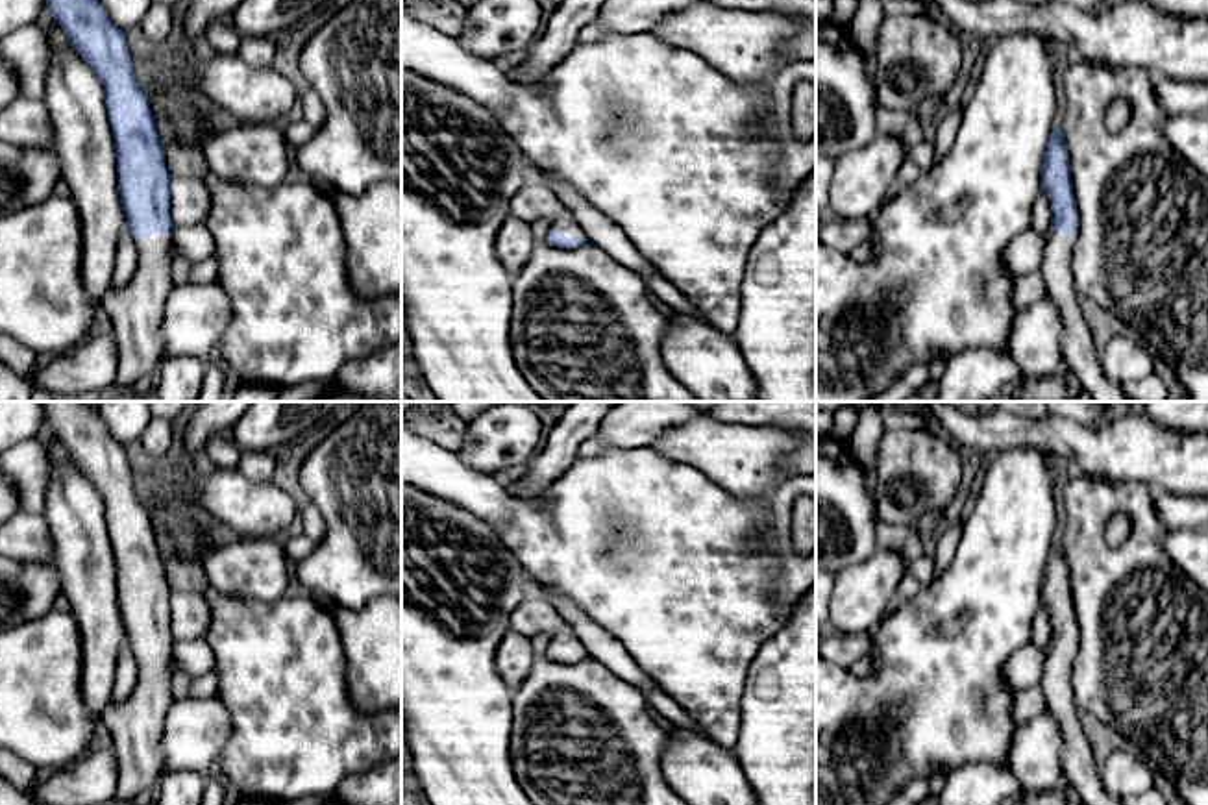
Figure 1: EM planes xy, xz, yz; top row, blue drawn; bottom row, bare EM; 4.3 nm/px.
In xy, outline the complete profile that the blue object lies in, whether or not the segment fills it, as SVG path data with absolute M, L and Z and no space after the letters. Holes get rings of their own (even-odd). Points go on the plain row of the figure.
M100 402L43 403L52 433L104 500L118 609L139 675L131 696L122 703L111 698L100 722L111 735L118 768L113 805L129 805L139 792L155 792L166 774L161 737L174 703L170 588L155 531L135 492L126 448L100 418Z

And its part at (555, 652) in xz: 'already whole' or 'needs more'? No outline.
needs more

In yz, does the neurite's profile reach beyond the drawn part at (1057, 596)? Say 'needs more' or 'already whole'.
needs more

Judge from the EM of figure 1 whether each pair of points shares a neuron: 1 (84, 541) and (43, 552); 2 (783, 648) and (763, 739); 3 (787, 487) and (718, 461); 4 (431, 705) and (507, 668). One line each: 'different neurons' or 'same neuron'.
1: different neurons
2: same neuron
3: same neuron
4: different neurons

